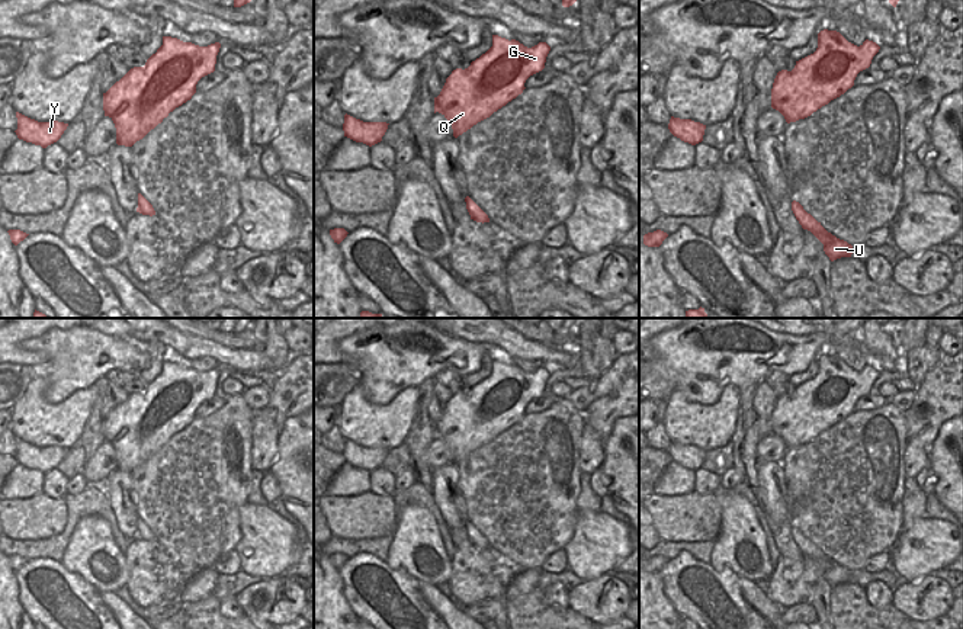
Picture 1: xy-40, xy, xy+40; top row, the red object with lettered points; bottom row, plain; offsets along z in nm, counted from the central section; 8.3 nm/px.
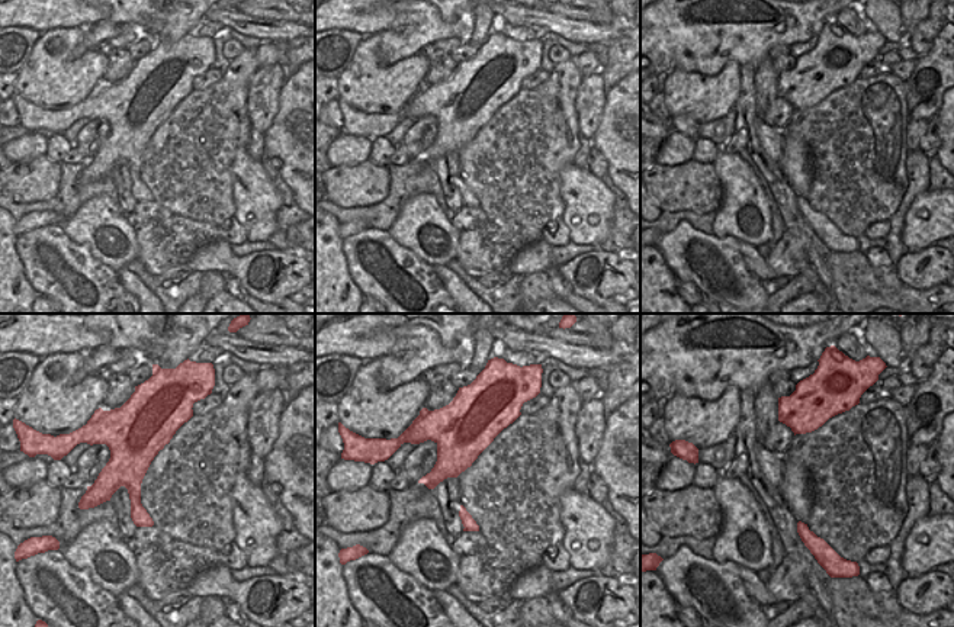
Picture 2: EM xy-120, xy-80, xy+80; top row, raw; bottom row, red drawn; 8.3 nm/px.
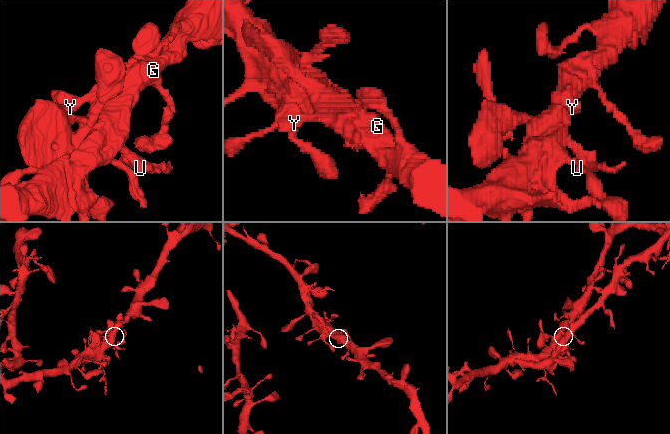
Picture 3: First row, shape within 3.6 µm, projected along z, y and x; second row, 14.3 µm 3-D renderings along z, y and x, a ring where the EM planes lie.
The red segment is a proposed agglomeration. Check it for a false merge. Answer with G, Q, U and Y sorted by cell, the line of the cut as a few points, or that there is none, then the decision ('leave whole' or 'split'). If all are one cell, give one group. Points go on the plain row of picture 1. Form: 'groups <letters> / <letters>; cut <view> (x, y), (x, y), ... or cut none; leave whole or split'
groups G Q U Y; cut none; leave whole

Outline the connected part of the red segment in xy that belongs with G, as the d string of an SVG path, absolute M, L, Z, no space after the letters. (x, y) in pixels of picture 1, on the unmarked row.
M492 360L492 372L485 379L446 404L434 423L434 439L447 445L458 463L521 420L526 405L545 394L549 376L546 368L527 373Z

